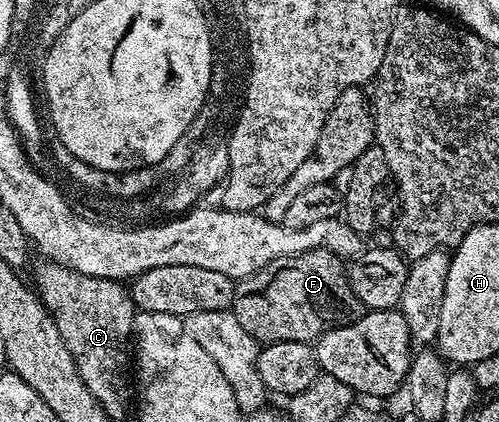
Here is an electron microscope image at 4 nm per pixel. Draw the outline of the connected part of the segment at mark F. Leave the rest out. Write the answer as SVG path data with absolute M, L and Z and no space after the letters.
M313 249L297 253L293 257L281 257L265 265L257 273L238 280L229 309L237 317L241 329L245 329L245 333L249 333L263 345L281 341L314 344L315 340L329 329L349 325L365 313L363 303L355 296L351 282L347 279L344 260L325 249Z

